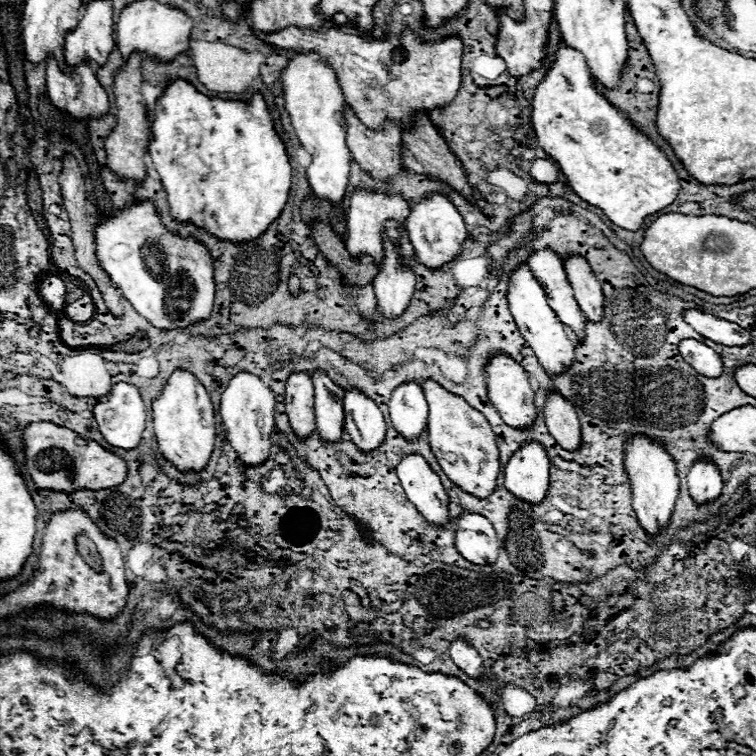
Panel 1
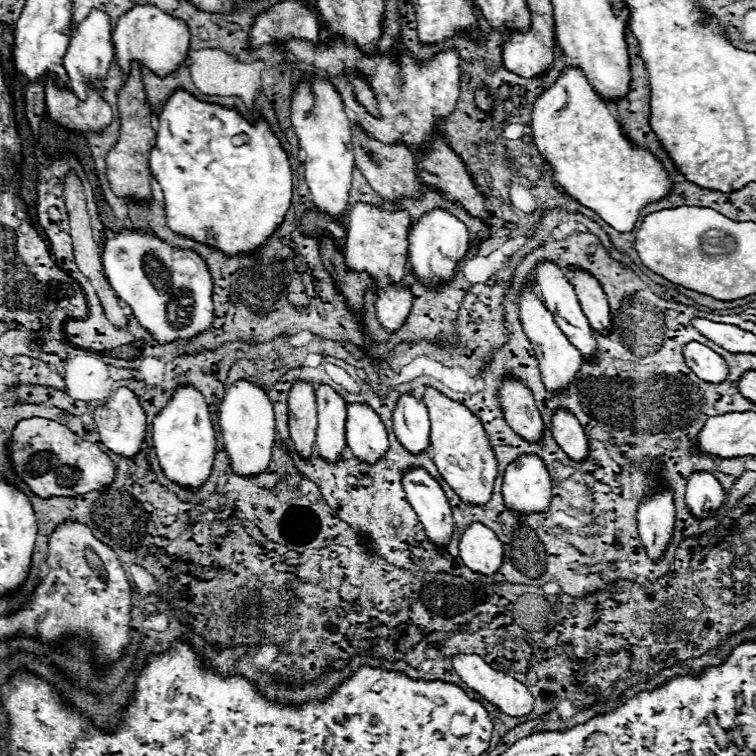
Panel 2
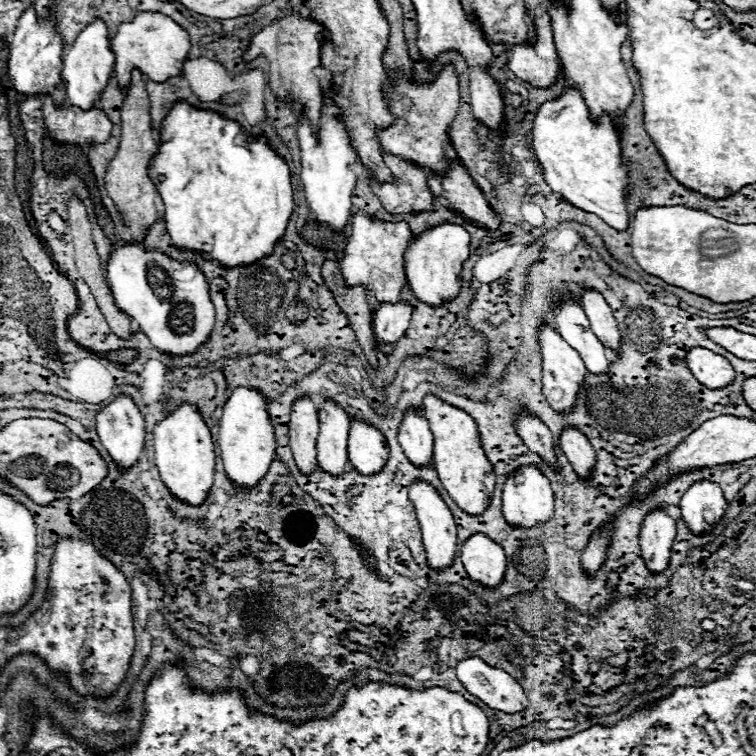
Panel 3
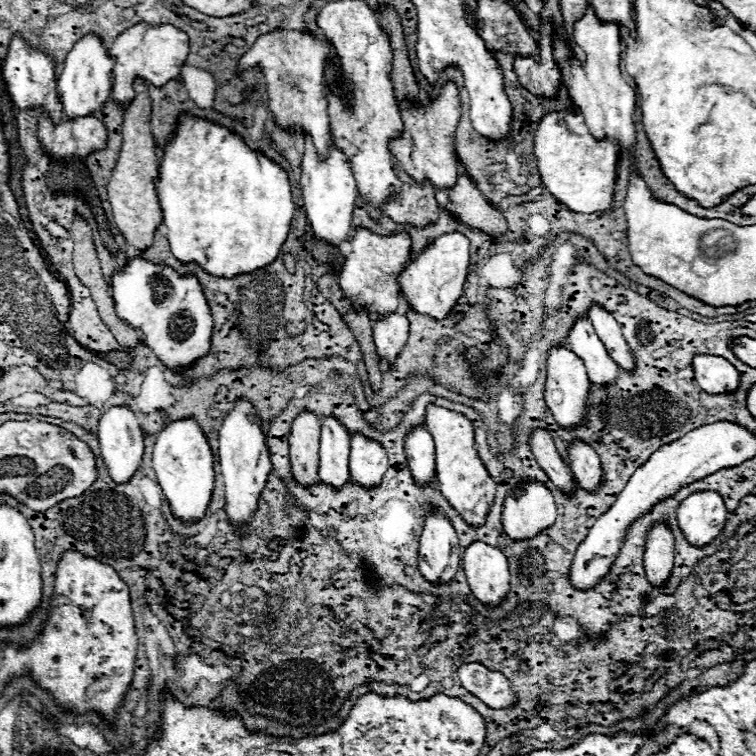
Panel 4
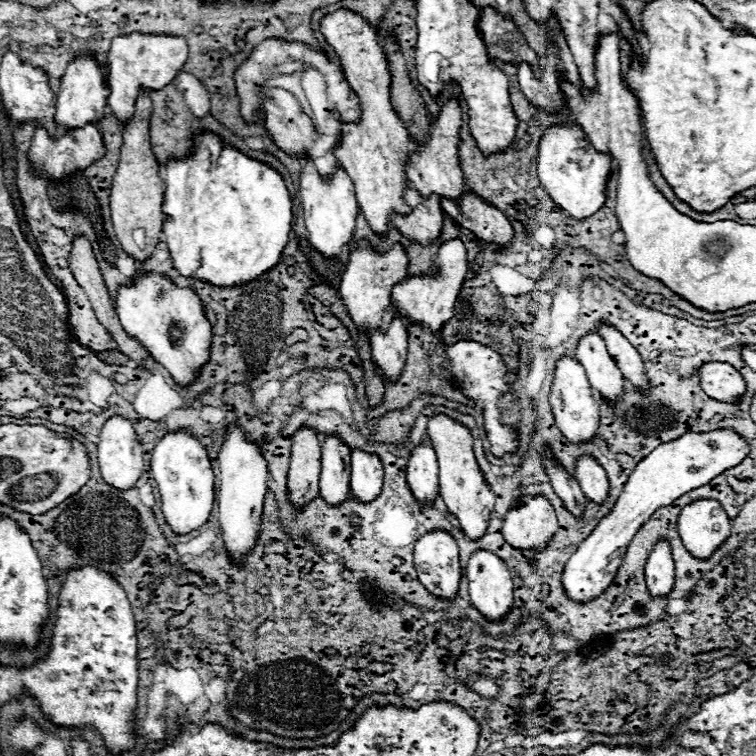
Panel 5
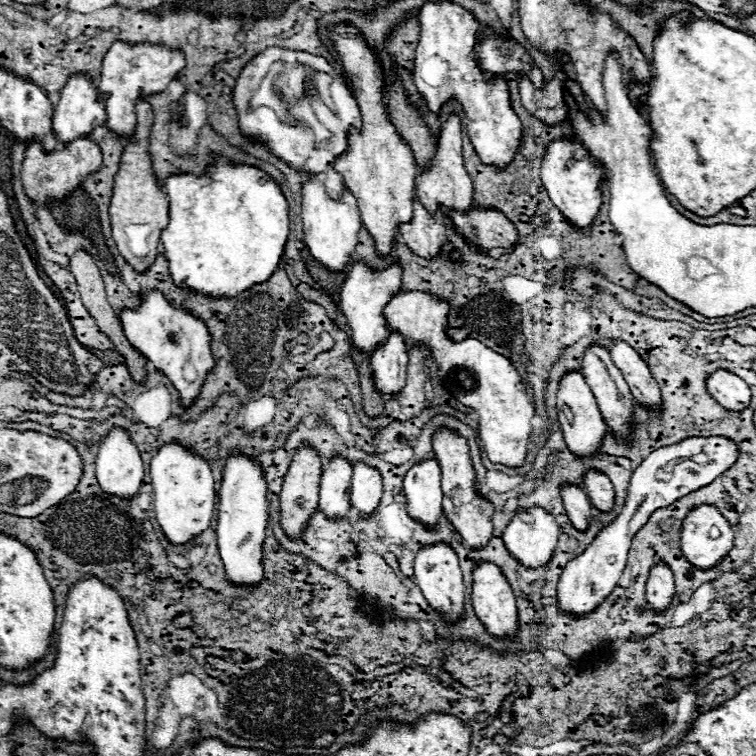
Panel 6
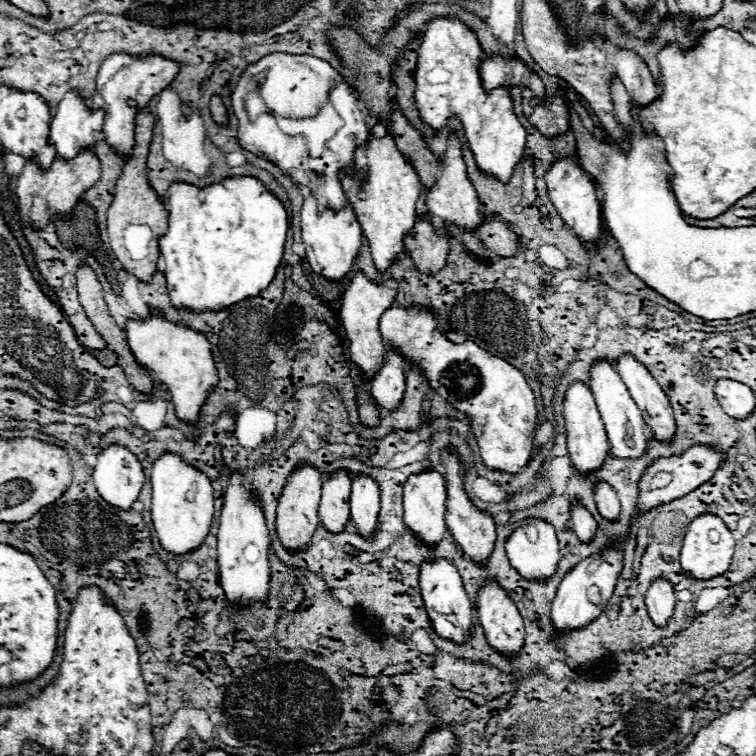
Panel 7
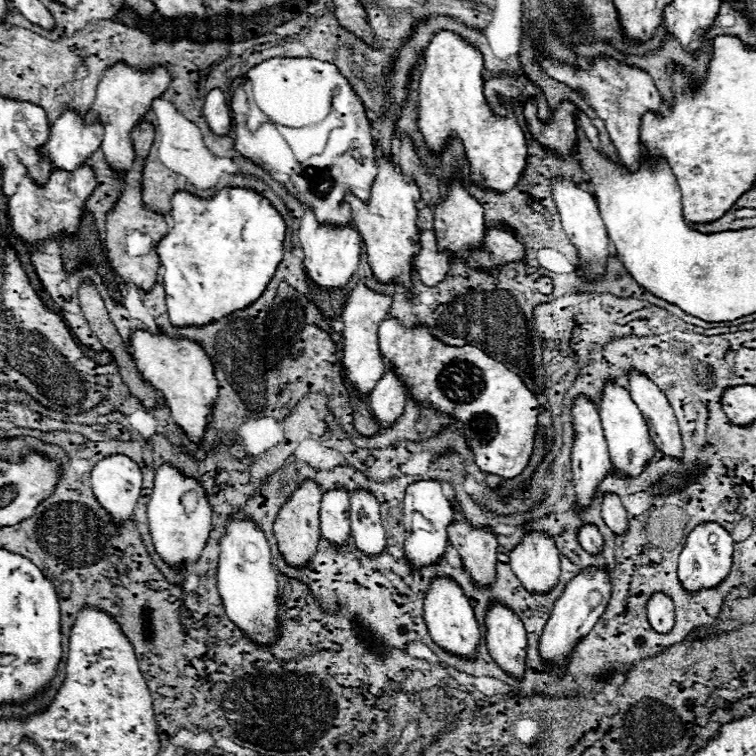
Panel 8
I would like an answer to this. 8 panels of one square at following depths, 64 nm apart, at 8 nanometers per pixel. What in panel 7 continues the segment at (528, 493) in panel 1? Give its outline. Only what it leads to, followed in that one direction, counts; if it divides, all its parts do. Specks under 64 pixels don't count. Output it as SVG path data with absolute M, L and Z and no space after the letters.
M542 520L524 522L508 542L504 542L510 564L524 580L550 580L558 568L558 538L550 524Z

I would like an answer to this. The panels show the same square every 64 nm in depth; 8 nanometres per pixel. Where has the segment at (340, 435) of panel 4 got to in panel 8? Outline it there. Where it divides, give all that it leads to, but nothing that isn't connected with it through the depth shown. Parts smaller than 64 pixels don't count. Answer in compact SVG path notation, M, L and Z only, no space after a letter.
M332 490L322 496L320 506L320 534L330 544L342 548L350 538L350 494L346 490Z

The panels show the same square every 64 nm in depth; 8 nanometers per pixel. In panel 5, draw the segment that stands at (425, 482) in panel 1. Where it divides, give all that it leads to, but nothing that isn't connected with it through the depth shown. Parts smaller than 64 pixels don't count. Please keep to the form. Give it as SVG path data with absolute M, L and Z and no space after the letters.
M428 532L414 548L414 568L420 584L436 598L454 600L458 596L462 568L458 546L446 532Z

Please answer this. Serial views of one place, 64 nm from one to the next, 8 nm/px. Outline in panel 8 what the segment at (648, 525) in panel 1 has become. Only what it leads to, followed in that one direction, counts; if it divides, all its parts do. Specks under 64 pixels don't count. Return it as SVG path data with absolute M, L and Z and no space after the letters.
M654 594L648 602L648 620L650 626L658 632L658 634L666 634L674 628L676 624L676 614L674 614L674 602L664 596L664 594Z

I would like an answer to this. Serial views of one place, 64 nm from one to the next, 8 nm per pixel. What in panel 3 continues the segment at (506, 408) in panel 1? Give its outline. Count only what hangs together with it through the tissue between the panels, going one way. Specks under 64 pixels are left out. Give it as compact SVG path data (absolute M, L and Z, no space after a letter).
M522 416L516 422L516 430L522 436L524 444L530 448L530 452L538 454L546 464L556 468L556 452L554 452L554 438L550 430L532 416Z

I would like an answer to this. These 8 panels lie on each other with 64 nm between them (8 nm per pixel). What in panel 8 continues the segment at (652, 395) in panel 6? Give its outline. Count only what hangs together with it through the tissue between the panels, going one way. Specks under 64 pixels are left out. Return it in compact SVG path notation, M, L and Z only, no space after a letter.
M642 374L630 376L630 396L638 404L654 446L670 458L682 458L682 438L666 396Z

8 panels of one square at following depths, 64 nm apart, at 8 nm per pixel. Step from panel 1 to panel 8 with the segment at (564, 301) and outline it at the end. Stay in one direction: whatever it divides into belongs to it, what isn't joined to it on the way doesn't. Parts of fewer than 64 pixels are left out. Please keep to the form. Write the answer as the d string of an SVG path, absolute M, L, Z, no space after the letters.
M618 384L606 386L606 392L604 392L604 398L600 404L600 418L602 418L602 430L606 436L608 454L610 454L614 470L624 474L626 478L640 476L644 472L646 464L654 458L656 446L650 440L646 422L638 410L638 406L634 404L630 394L622 386L618 386Z

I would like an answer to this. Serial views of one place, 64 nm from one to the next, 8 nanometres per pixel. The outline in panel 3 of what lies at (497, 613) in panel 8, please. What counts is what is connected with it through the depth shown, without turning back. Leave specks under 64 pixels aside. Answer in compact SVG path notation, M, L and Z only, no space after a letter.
M474 534L462 544L462 564L472 582L484 588L496 588L506 574L506 554L500 544L492 542L484 534Z

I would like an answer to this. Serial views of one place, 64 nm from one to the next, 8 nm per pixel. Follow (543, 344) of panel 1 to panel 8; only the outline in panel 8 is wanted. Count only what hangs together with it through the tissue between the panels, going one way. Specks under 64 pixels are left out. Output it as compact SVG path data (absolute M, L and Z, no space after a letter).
M578 398L574 402L572 420L574 420L574 430L576 430L574 448L572 448L572 474L574 474L572 482L574 482L574 490L576 490L576 504L580 508L588 508L592 498L598 492L600 482L606 478L606 472L610 472L612 462L608 456L608 446L606 446L606 438L602 432L598 410L590 404L588 398Z

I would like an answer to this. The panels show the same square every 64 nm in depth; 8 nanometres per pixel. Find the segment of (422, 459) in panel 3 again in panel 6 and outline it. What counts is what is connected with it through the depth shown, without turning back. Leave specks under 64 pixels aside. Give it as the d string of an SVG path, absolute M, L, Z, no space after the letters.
M424 460L412 466L404 478L406 510L410 518L420 522L426 530L436 530L442 516L442 484L438 462Z

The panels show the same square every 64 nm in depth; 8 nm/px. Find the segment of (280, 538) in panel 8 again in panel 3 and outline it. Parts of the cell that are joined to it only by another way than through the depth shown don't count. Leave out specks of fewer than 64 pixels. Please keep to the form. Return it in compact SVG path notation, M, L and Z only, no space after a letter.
M302 398L290 414L290 448L298 470L306 476L316 468L316 438L318 412L310 398Z

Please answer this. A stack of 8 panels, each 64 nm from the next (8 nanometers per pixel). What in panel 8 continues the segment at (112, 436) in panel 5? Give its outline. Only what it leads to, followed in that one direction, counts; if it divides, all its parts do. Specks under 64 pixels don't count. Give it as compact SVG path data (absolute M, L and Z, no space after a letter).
M116 454L116 456L110 456L110 458L100 460L92 468L90 484L92 484L92 490L94 490L96 500L108 512L110 522L118 528L120 524L124 524L134 514L134 508L136 508L136 502L138 502L140 490L142 490L142 472L140 472L138 464L132 462L128 456Z

